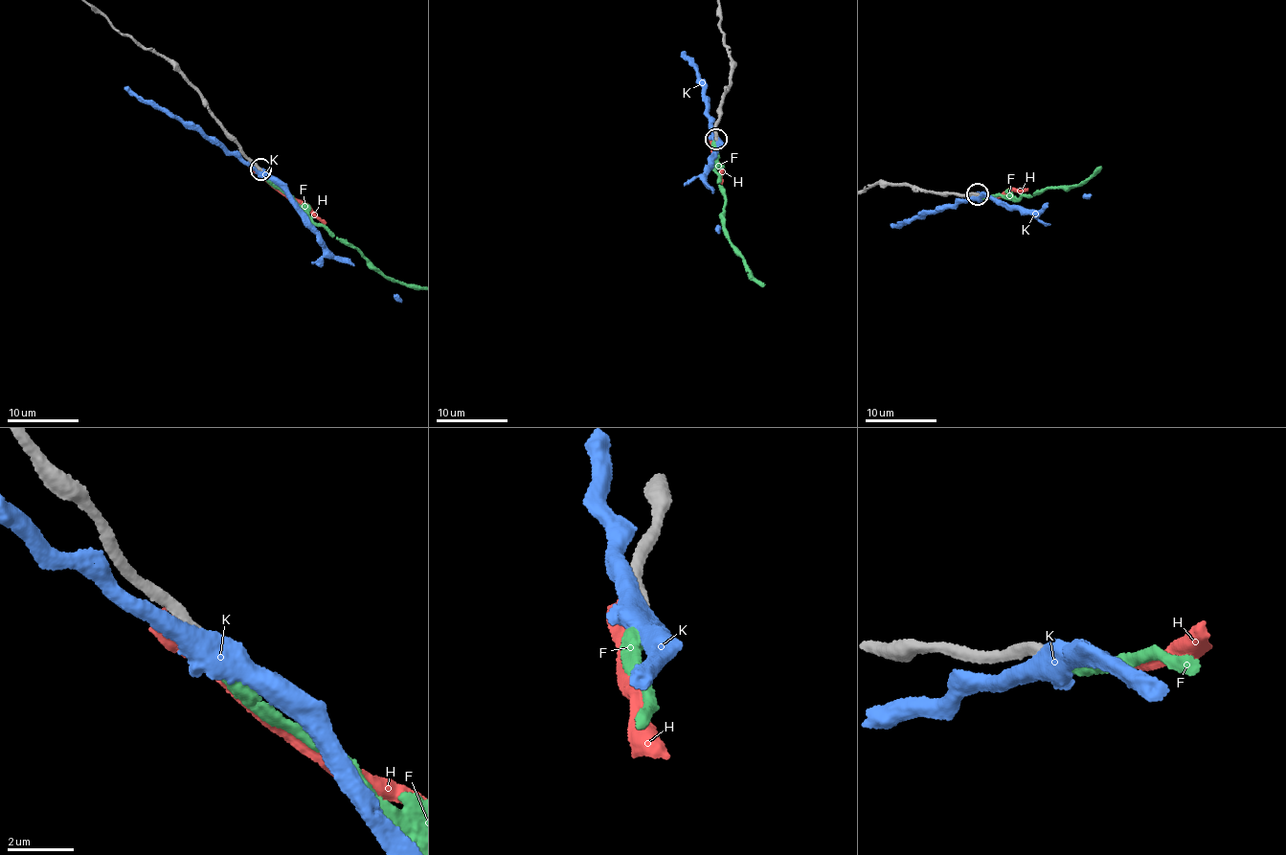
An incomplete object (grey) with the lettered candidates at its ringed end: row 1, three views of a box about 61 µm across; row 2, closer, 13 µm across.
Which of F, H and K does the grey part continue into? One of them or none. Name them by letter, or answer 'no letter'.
F

